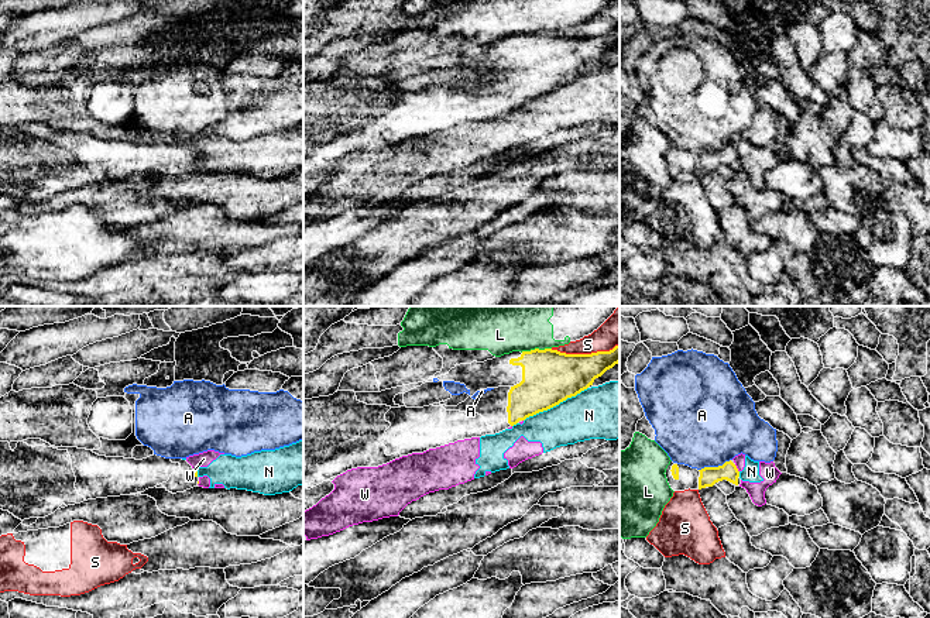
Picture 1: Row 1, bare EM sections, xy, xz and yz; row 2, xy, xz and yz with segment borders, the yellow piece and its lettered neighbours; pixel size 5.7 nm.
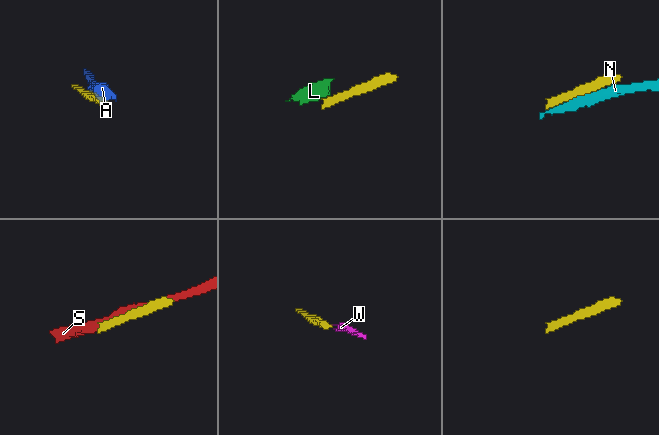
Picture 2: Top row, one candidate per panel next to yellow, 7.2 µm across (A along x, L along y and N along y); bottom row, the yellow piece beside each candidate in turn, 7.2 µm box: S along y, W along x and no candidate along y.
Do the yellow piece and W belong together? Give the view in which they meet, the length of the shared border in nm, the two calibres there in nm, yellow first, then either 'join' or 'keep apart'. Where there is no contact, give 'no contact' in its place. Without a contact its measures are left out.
meets yellow in yz; contact 50 nm long; 110 nm thick on the yellow side, 60 nm on the other; keep apart

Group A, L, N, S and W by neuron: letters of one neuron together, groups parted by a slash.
A / L / N W / S

